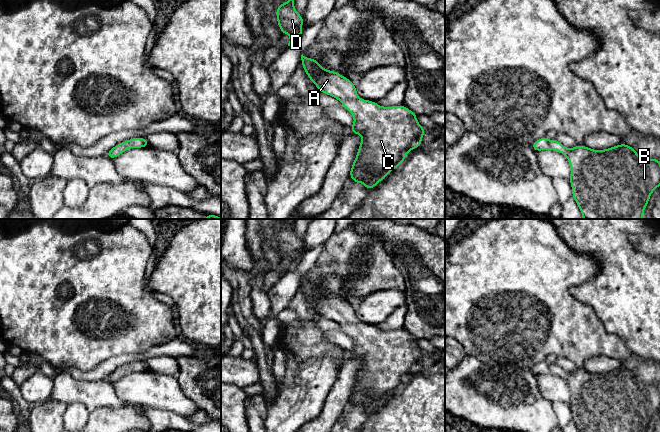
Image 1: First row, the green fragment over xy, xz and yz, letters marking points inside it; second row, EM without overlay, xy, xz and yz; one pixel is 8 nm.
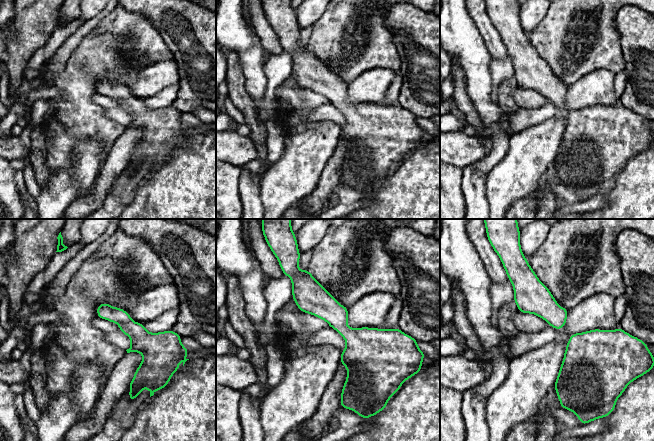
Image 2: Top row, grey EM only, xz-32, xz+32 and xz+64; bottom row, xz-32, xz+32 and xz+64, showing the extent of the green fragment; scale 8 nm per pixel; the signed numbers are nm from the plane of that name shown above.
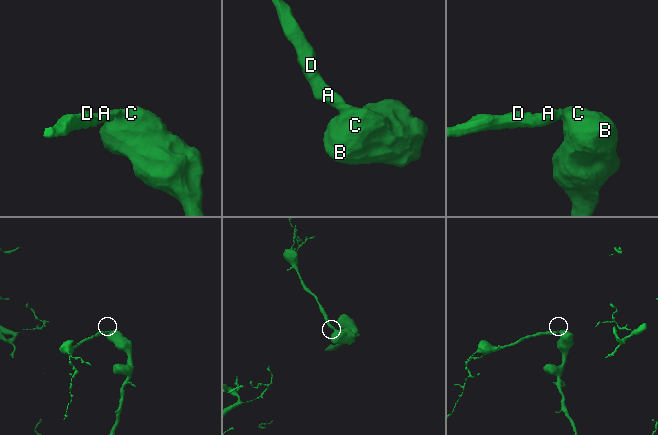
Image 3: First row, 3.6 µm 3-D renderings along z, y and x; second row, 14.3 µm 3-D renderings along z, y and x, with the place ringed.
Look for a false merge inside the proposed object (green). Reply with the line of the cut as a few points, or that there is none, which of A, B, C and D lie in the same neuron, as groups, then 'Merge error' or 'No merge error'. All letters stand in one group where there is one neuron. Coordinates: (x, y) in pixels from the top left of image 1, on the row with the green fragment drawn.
No split. Groups: A B C D. No merge error

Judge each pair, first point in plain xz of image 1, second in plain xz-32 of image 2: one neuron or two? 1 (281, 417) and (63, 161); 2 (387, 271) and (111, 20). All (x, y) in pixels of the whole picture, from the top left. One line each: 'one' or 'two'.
1: two
2: one

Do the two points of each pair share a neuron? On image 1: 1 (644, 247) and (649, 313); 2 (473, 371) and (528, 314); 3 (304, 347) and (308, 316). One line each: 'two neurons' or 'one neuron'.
1: two neurons
2: two neurons
3: one neuron

